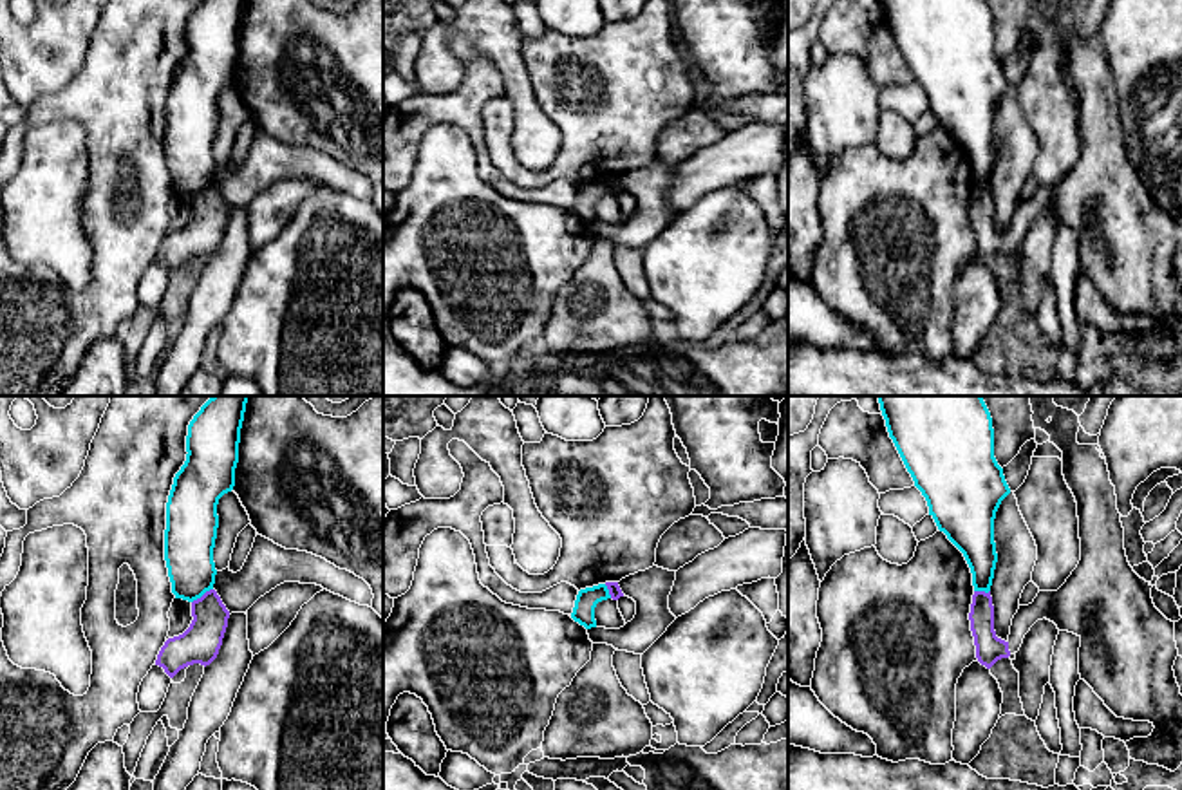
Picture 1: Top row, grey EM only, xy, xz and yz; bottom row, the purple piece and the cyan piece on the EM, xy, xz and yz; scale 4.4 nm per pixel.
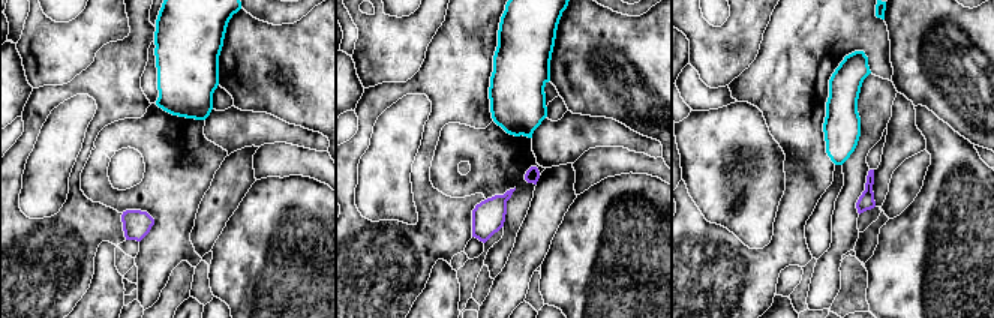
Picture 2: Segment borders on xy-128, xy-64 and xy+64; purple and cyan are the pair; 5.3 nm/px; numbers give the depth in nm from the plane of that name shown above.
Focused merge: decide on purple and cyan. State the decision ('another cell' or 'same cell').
another cell

